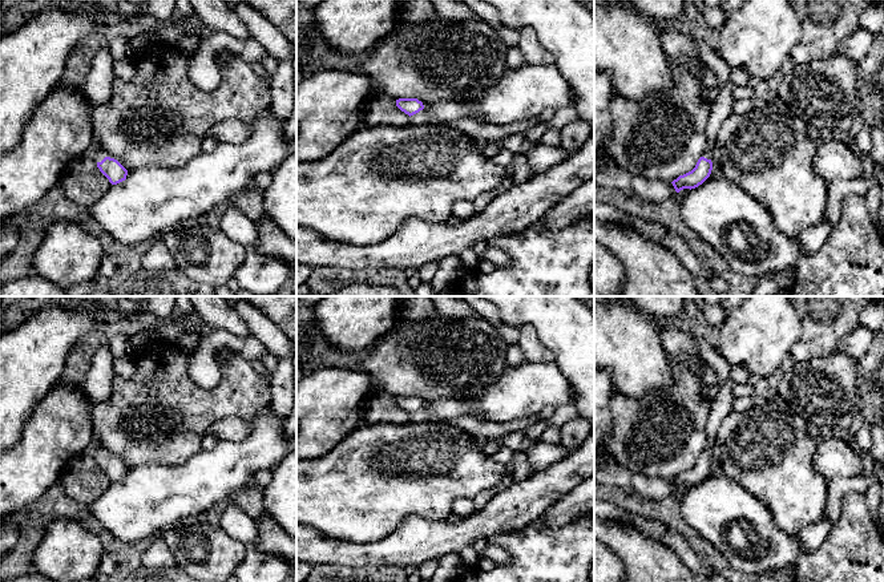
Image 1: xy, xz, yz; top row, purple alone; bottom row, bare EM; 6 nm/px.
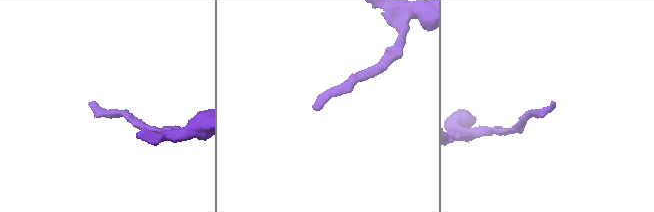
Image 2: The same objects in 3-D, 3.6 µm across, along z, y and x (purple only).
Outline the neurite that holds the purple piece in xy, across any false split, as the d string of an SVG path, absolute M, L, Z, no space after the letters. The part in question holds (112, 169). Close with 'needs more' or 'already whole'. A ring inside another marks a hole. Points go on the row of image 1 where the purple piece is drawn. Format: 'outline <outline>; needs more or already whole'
outline M94 144L88 149L86 157L92 158L97 163L100 171L112 185L117 185L126 179L128 170L117 159L108 157Z; needs more

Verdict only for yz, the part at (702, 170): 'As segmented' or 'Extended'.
Extended

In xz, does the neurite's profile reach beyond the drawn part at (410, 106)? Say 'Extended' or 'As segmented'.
As segmented

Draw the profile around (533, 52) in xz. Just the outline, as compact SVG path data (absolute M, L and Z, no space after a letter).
M533 28L520 31L518 49L526 64L554 65L554 56L540 43L537 32Z

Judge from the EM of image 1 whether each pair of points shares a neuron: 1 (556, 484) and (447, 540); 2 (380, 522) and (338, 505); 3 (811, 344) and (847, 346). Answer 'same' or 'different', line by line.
1: same
2: same
3: different

